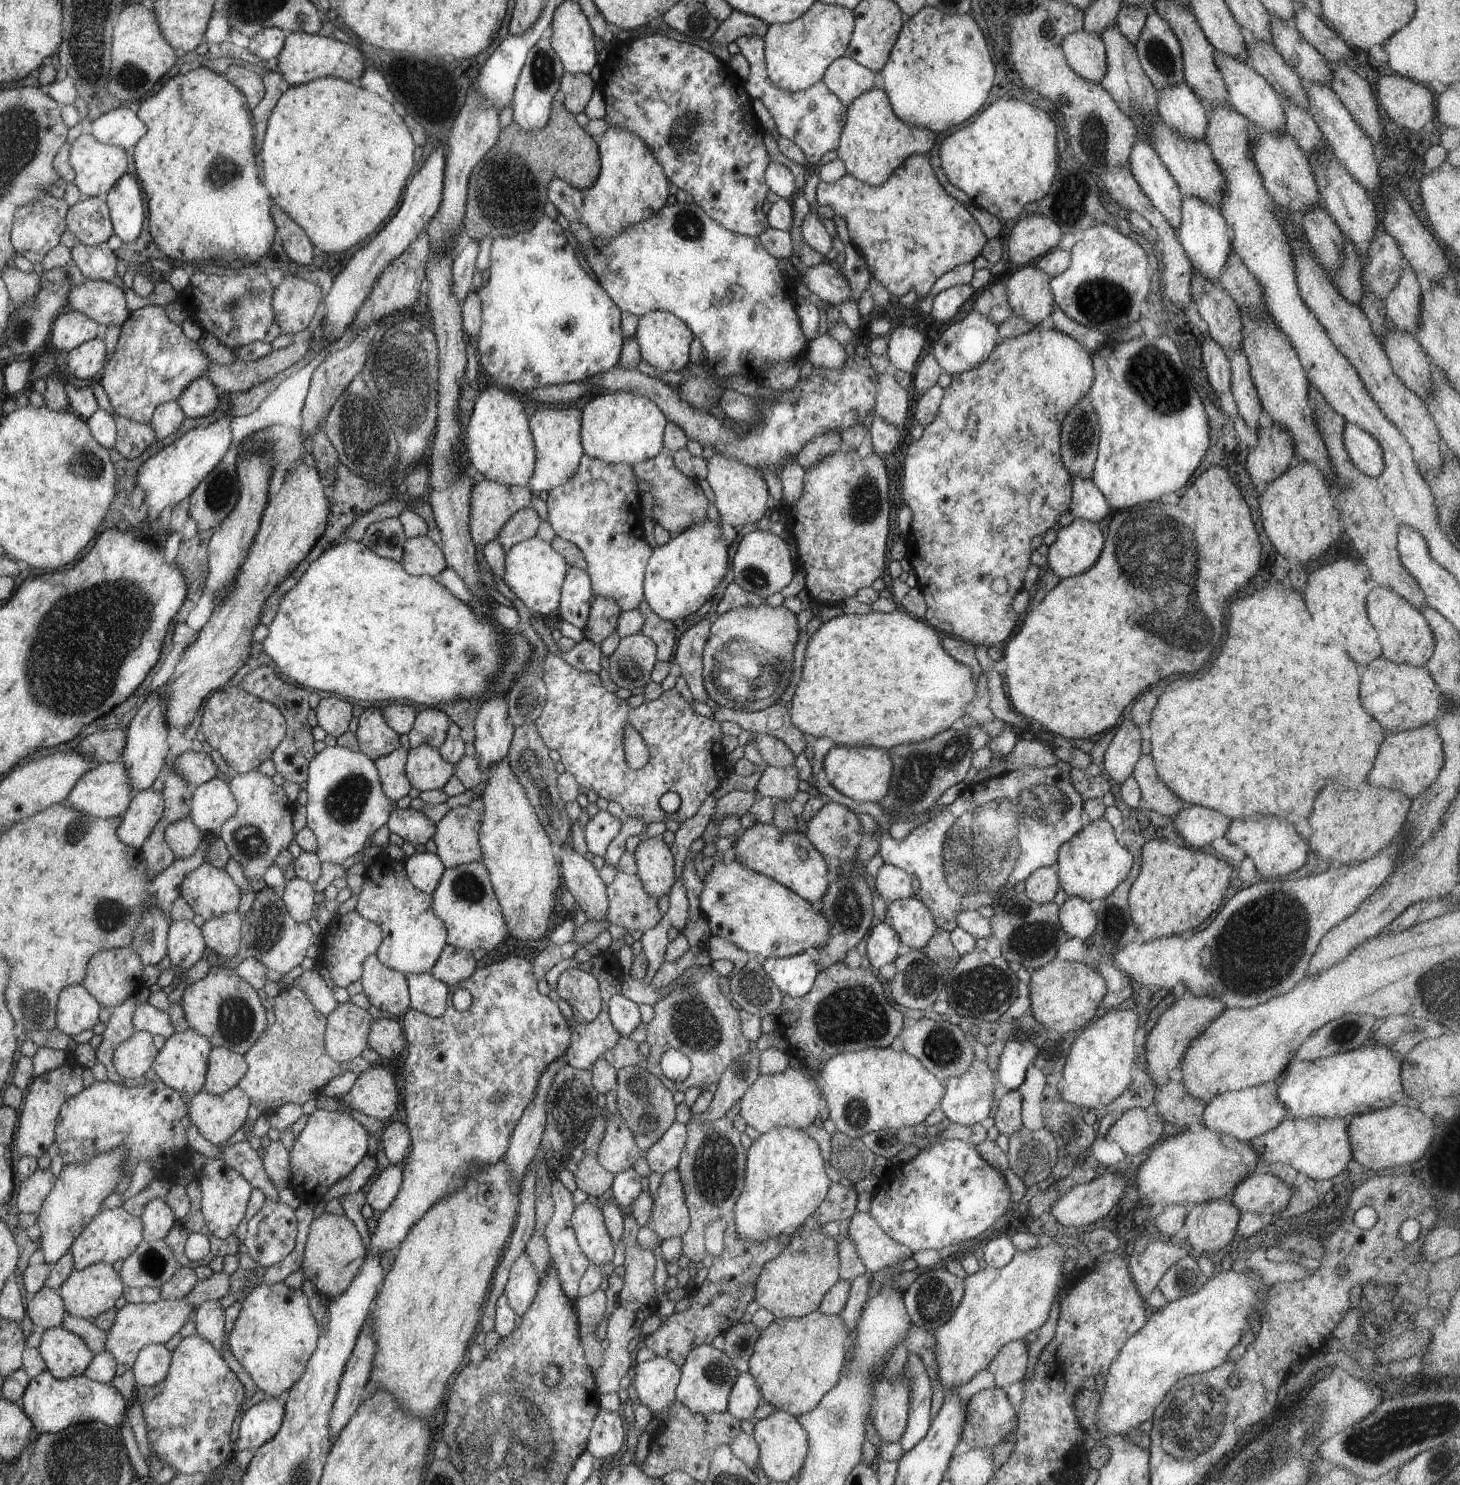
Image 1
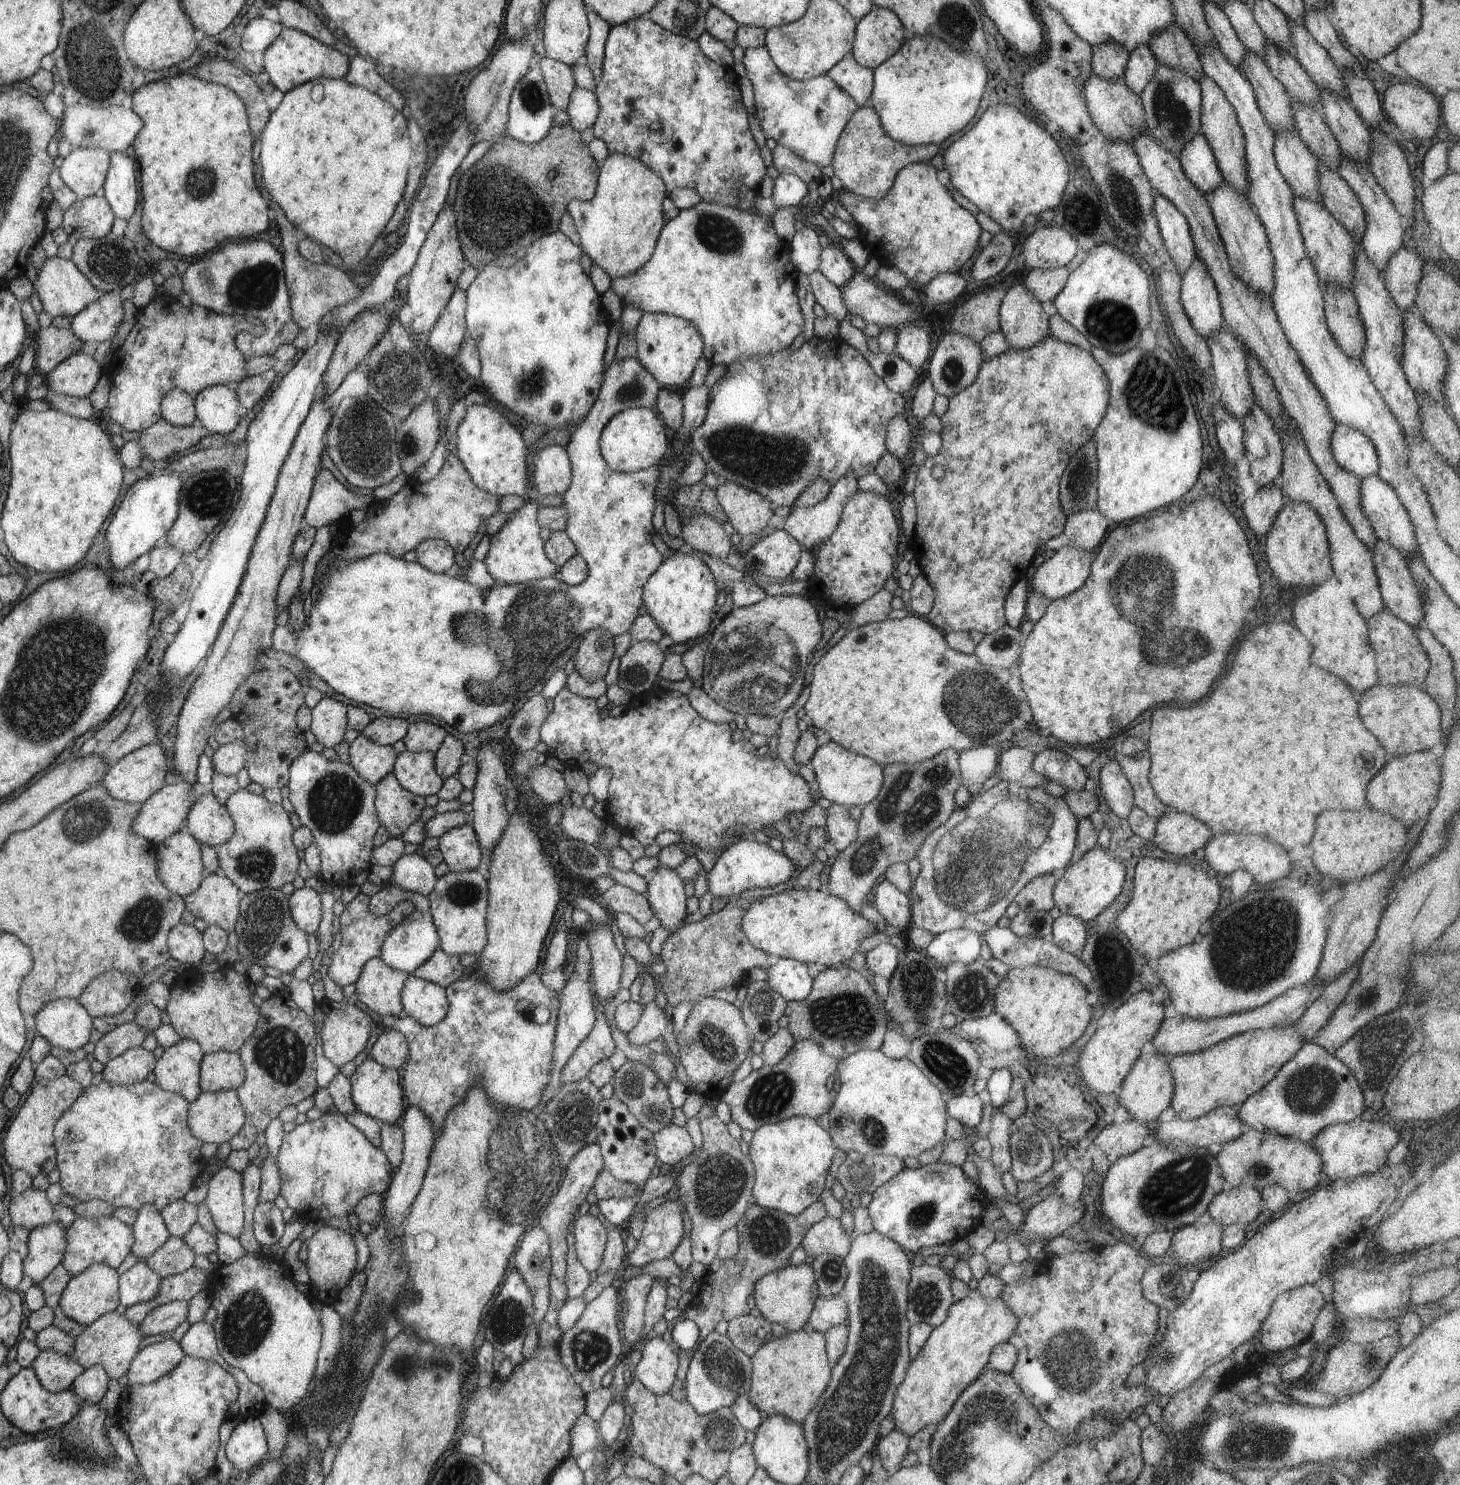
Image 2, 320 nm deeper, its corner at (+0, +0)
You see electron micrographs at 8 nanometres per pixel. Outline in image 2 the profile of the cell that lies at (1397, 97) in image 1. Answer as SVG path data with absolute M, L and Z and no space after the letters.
M1404 82L1387 88L1382 98L1386 119L1408 132L1420 145L1422 138L1434 138L1441 123L1441 108L1434 95L1423 86Z

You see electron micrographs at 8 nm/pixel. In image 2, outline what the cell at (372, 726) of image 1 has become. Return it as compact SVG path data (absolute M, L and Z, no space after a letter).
M361 734L349 744L350 766L368 781L376 786L393 772L398 752L390 745L379 745Z

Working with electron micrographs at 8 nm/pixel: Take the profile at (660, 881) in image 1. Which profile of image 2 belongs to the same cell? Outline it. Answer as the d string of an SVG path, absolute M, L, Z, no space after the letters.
M658 866L658 873L648 883L648 902L662 927L675 933L686 924L684 881L678 872Z

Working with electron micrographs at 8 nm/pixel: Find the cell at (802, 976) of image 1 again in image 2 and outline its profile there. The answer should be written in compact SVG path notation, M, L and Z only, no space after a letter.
M778 958L767 970L767 983L784 1000L804 1000L811 991L813 978L808 974L808 965L794 959Z

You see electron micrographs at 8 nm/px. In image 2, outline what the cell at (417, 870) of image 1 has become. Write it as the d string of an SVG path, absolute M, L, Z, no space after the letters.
M420 851L404 854L393 864L390 882L427 897L434 890L434 884L437 884L434 868L422 858Z

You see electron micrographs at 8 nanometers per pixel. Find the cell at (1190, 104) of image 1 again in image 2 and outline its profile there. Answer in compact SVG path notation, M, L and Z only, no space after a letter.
M1198 133L1184 148L1179 157L1185 175L1204 196L1208 197L1223 182L1215 156L1208 141Z

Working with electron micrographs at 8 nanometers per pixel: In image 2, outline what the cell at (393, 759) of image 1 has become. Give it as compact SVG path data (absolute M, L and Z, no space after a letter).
M395 774L386 775L376 785L376 809L382 826L390 837L401 838L403 832L418 820L424 810L425 798L418 797L404 788Z

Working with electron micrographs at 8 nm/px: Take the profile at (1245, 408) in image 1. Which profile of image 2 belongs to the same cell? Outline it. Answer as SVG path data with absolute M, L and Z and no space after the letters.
M1256 404L1243 418L1243 443L1245 455L1250 461L1251 478L1259 487L1276 485L1283 467L1283 443L1282 436L1275 431L1272 419Z

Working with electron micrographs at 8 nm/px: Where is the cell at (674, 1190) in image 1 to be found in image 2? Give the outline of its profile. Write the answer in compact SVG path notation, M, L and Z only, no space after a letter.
M667 1200L647 1210L642 1236L635 1250L626 1256L626 1264L641 1267L671 1256L684 1238L681 1205L680 1200Z

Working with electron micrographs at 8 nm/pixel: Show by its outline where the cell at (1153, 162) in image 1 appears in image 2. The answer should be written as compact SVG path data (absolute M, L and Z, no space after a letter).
M1162 195L1155 196L1153 207L1165 247L1179 275L1183 277L1197 258L1187 218Z

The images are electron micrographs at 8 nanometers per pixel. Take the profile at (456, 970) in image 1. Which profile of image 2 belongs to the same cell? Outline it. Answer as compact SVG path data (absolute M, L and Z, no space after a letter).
M438 948L428 962L412 971L411 974L448 989L452 983L456 983L458 978L462 976L462 972L464 972L464 968L460 964L460 958Z

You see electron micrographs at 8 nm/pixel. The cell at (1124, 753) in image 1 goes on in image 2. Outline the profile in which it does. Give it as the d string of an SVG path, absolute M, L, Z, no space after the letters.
M1115 760L1101 768L1097 791L1116 817L1126 820L1134 810L1133 788L1125 772Z

